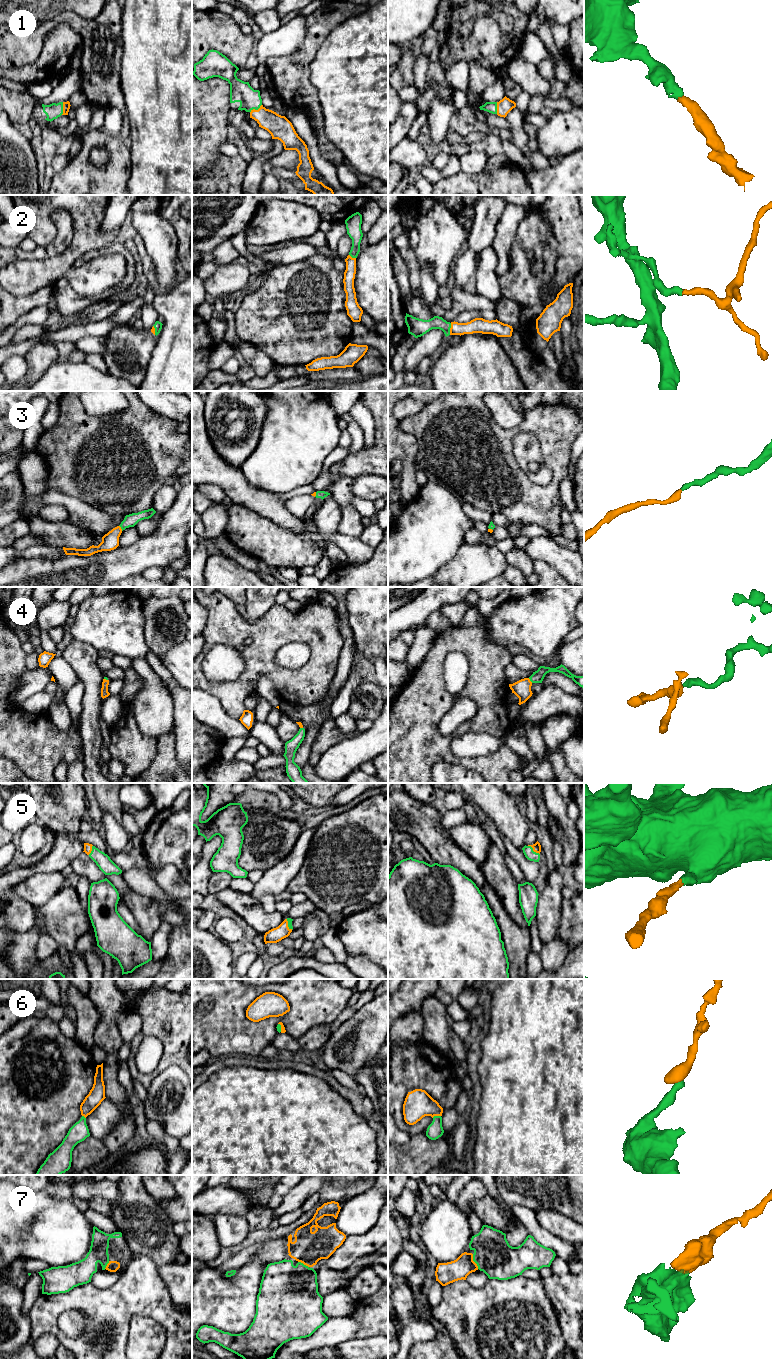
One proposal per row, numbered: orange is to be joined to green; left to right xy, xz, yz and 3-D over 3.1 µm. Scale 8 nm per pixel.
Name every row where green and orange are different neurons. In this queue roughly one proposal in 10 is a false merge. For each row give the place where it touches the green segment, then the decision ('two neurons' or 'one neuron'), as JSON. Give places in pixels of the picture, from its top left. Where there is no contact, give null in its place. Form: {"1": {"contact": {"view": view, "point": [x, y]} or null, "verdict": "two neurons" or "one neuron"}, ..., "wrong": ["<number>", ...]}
{"1": {"contact": {"view": "xz", "point": [256, 109]}, "verdict": "one neuron"}, "2": {"contact": {"view": "yz", "point": [449, 329]}, "verdict": "one neuron"}, "3": {"contact": {"view": "xy", "point": [121, 528]}, "verdict": "one neuron"}, "4": {"contact": {"view": "yz", "point": [530, 680]}, "verdict": "one neuron"}, "5": {"contact": {"view": "yz", "point": [532, 850]}, "verdict": "one neuron"}, "6": {"contact": {"view": "yz", "point": [436, 1116]}, "verdict": "one neuron"}, "7": {"contact": {"view": "yz", "point": [473, 1260]}, "verdict": "one neuron"}, "wrong": []}

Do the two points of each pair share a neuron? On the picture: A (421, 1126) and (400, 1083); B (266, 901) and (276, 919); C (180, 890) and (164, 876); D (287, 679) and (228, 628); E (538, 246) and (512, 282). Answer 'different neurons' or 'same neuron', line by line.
A: same neuron
B: different neurons
C: same neuron
D: same neuron
E: same neuron

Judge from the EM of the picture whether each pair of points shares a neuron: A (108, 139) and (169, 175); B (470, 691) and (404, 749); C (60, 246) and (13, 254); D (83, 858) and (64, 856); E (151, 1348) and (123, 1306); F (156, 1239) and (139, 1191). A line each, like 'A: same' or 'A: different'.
A: different
B: same
C: same
D: different
E: different
F: same

